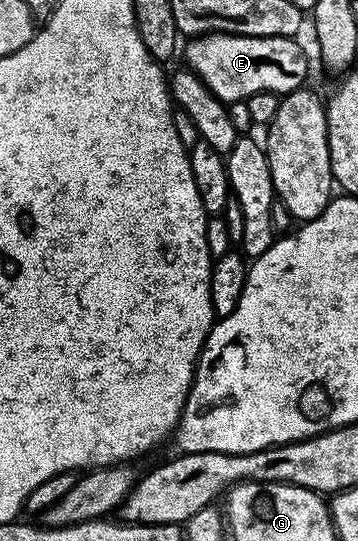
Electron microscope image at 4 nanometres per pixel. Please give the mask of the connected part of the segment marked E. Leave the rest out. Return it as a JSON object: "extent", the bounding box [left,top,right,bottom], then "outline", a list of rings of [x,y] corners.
{"extent":[185,33,310,103],"outline":[[[211,33],[186,43],[185,64],[223,103],[244,101],[260,91],[285,95],[307,84],[306,72],[310,65],[298,43],[295,38],[282,36]]]}

